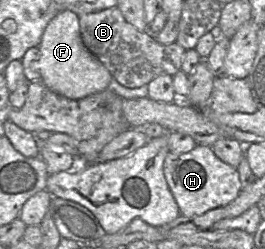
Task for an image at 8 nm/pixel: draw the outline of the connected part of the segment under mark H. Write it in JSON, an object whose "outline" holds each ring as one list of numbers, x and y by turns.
{"outline":[[198,144,187,153,169,153,163,173,183,216,202,215,224,207,232,203,242,189,238,169,220,160,207,145]]}

